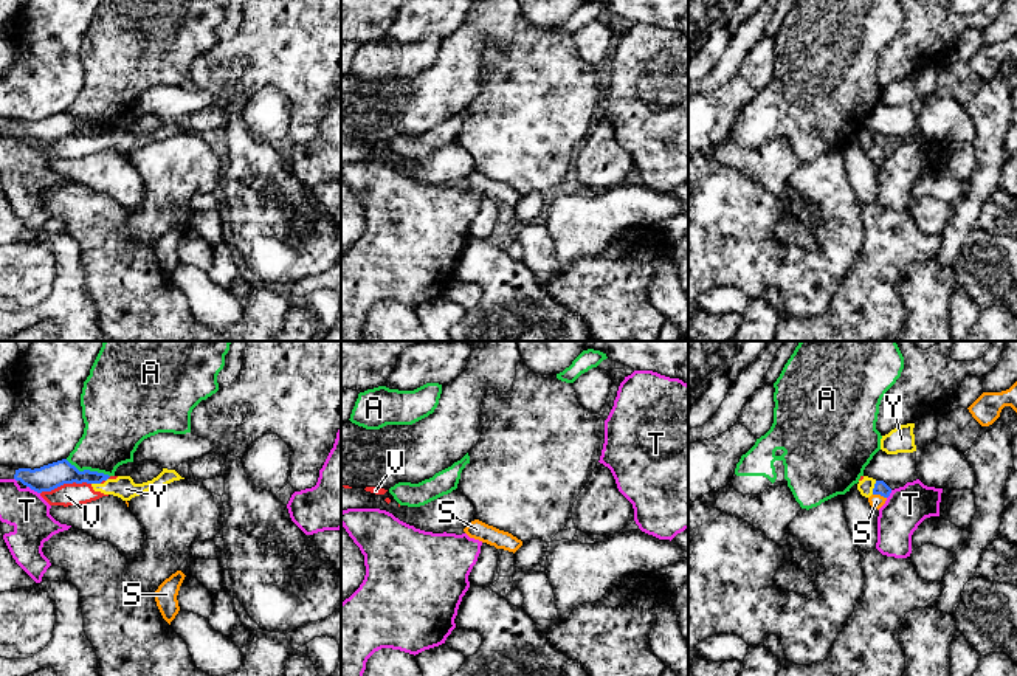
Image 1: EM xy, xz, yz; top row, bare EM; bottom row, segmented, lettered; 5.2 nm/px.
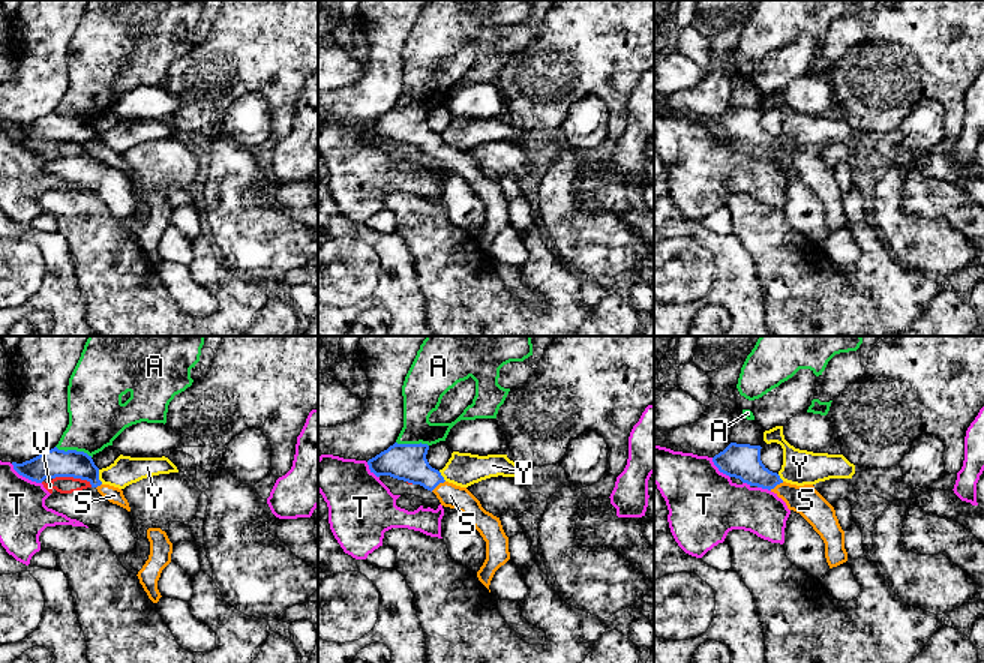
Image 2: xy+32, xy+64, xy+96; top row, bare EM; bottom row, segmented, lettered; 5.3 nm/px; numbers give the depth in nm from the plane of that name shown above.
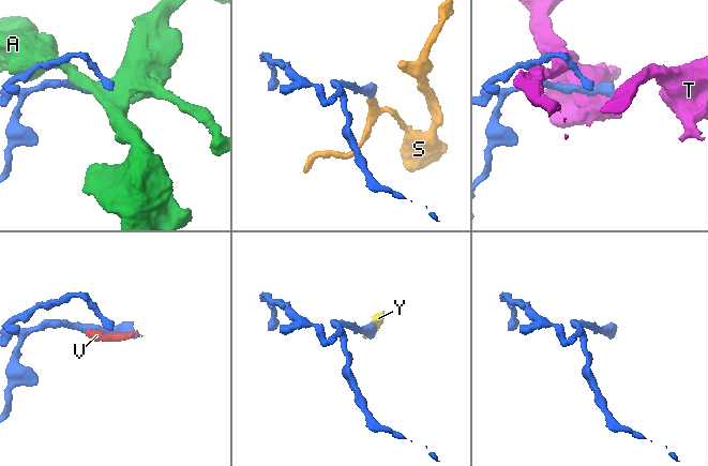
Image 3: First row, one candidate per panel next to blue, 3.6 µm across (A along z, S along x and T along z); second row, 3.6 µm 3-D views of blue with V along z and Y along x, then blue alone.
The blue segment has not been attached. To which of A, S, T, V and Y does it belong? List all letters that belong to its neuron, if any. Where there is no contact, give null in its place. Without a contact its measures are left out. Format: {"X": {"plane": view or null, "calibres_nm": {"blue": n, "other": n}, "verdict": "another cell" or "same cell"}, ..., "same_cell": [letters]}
{"A": {"plane": "xy", "calibres_nm": {"blue": 140, "other": 300}, "verdict": "another cell"}, "S": {"plane": "yz", "calibres_nm": {"blue": 70, "other": 70}, "verdict": "same cell"}, "T": {"plane": "xy", "calibres_nm": {"blue": 140, "other": 220}, "verdict": "another cell"}, "V": {"plane": "xy", "calibres_nm": {"blue": 140, "other": 120}, "verdict": "another cell"}, "Y": {"plane": "yz", "calibres_nm": {"blue": 70, "other": 80}, "verdict": "another cell"}, "same_cell": ["S"]}

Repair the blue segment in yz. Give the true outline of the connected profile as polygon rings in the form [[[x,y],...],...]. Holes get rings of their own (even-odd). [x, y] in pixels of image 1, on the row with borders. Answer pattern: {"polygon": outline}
{"polygon": [[[876,481],[873,495],[868,498],[870,505],[879,510],[885,504],[890,493],[891,488],[884,481]]]}

